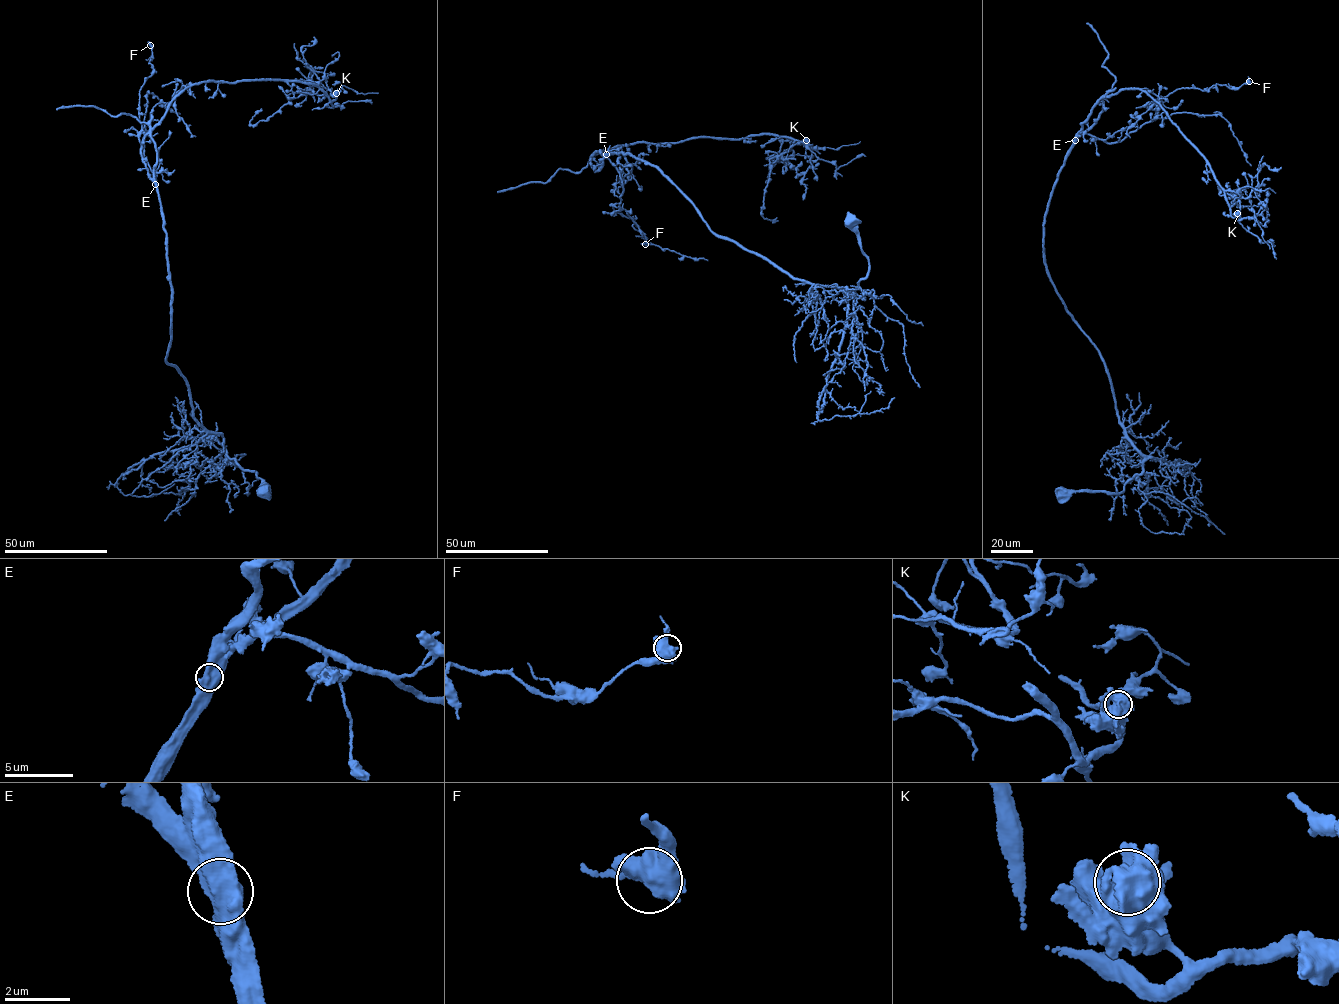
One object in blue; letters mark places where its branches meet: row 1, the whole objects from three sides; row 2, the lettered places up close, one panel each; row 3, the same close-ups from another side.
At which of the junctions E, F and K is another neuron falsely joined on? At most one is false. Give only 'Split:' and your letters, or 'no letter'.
Split: E

